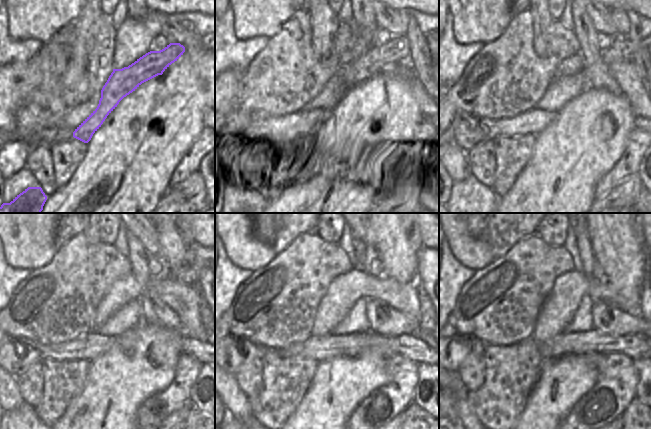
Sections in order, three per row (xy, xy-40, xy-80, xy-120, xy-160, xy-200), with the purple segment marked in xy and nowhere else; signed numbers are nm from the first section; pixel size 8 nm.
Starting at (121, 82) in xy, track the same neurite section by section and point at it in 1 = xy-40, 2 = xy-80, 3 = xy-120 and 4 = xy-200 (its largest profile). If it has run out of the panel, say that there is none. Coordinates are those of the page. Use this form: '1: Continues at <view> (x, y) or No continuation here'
1: Continues at xy-40 (378, 59)
2: Continues at xy-80 (621, 49)
3: Continues at xy-120 (146, 301)
4: Continues at xy-200 (595, 303)

